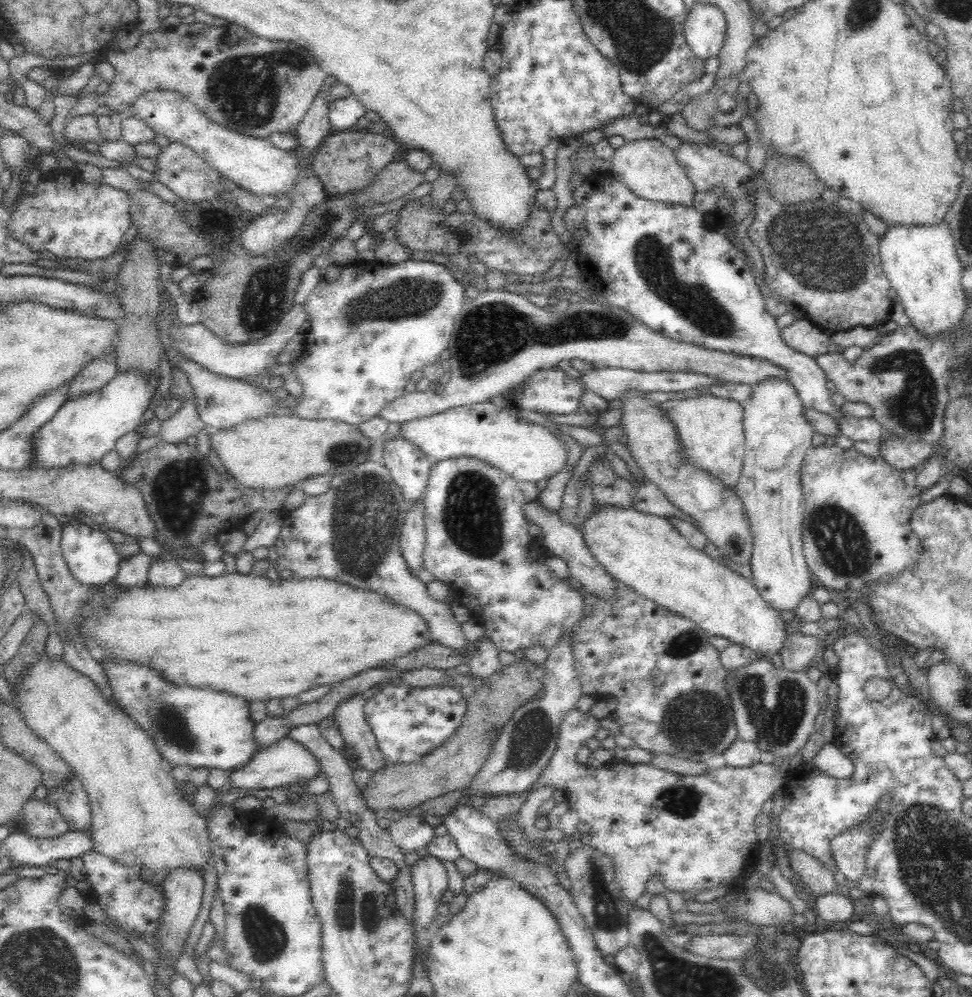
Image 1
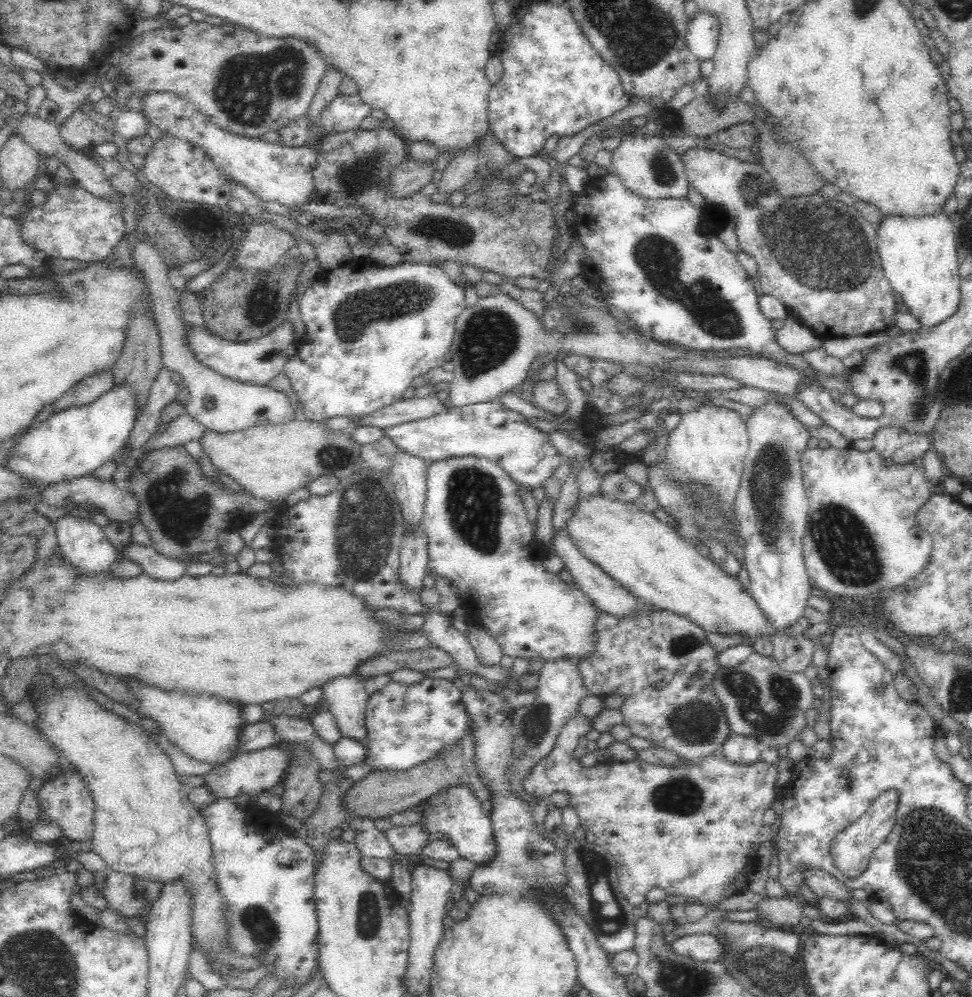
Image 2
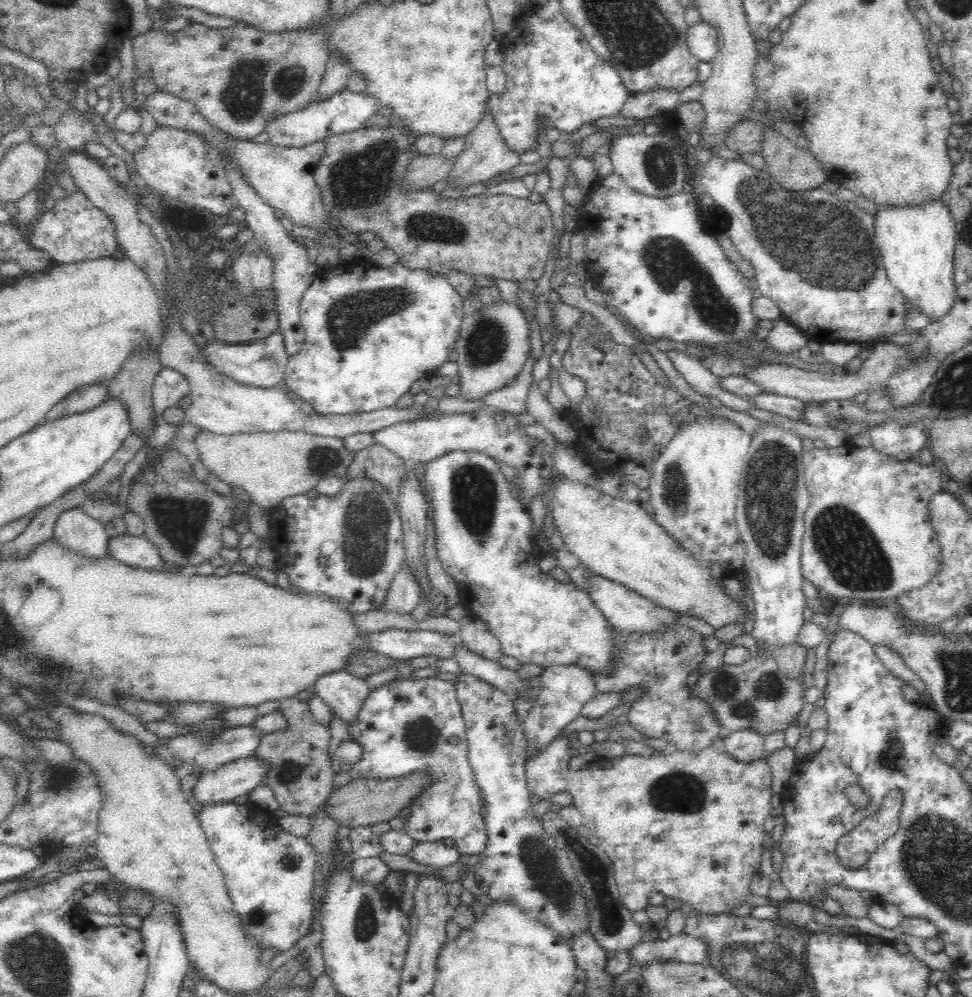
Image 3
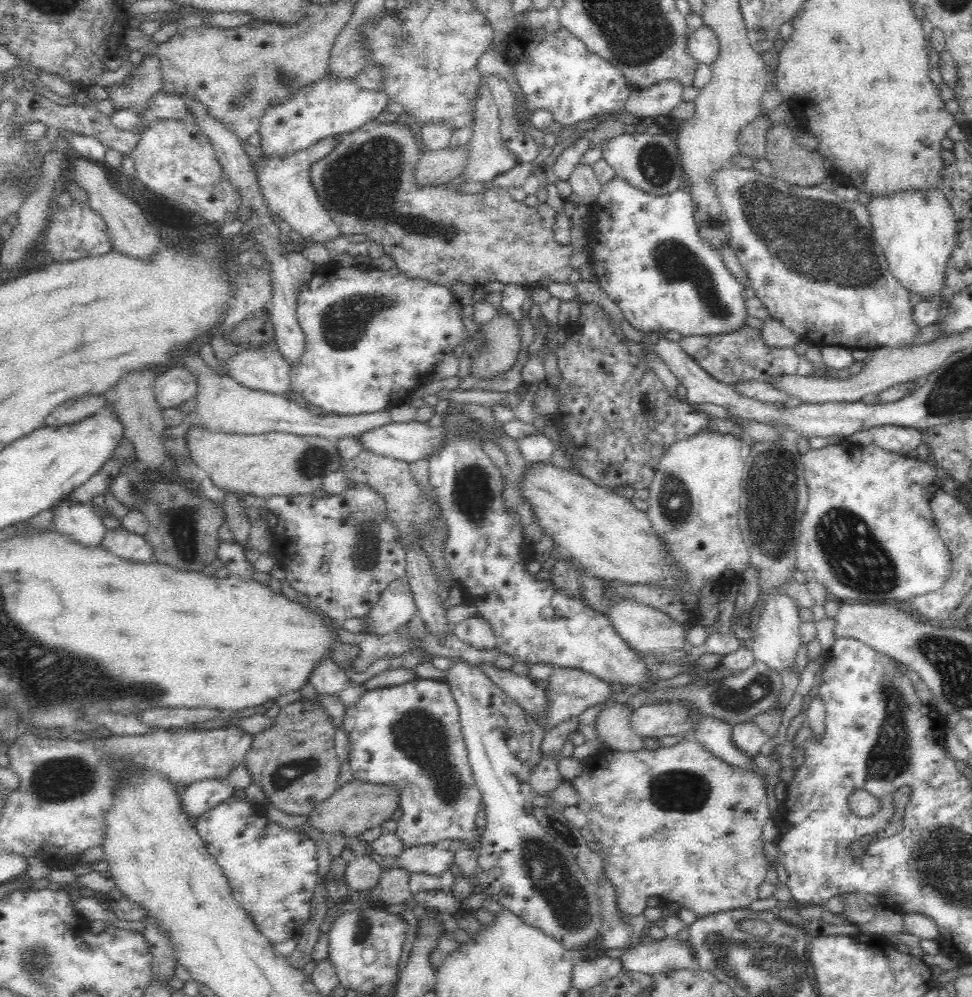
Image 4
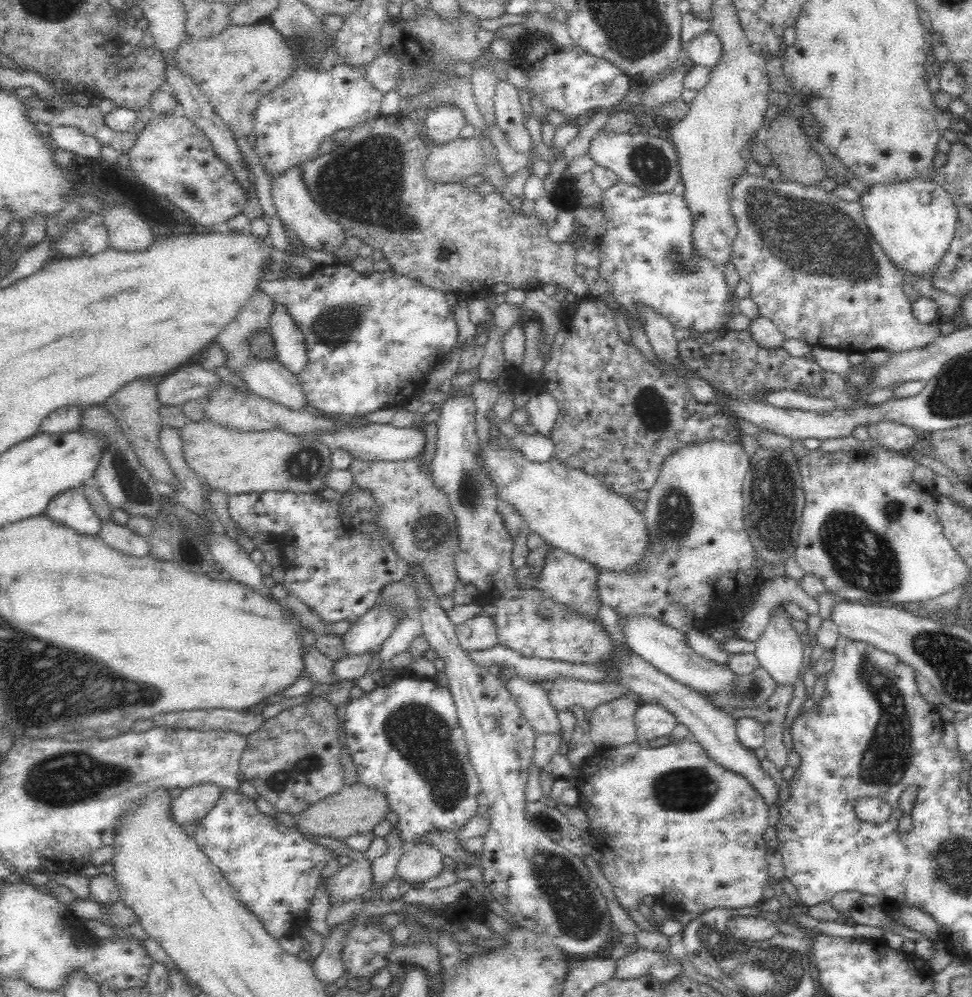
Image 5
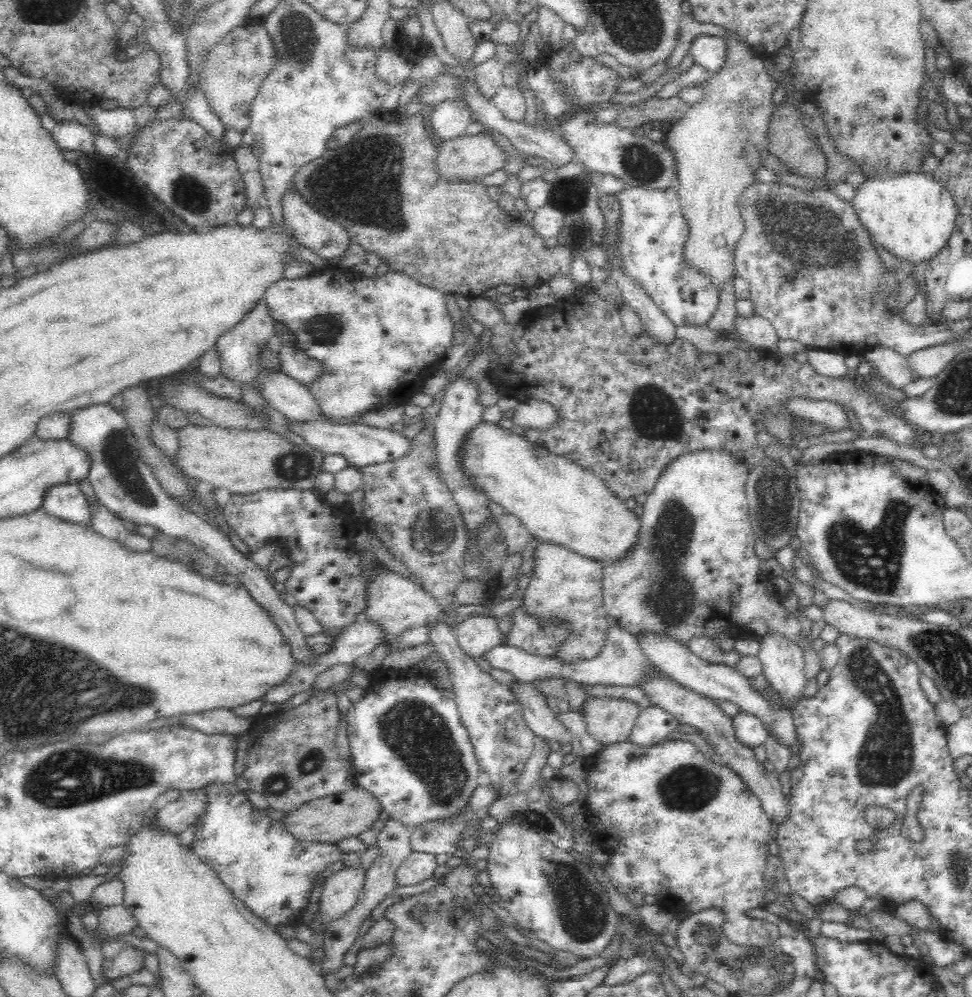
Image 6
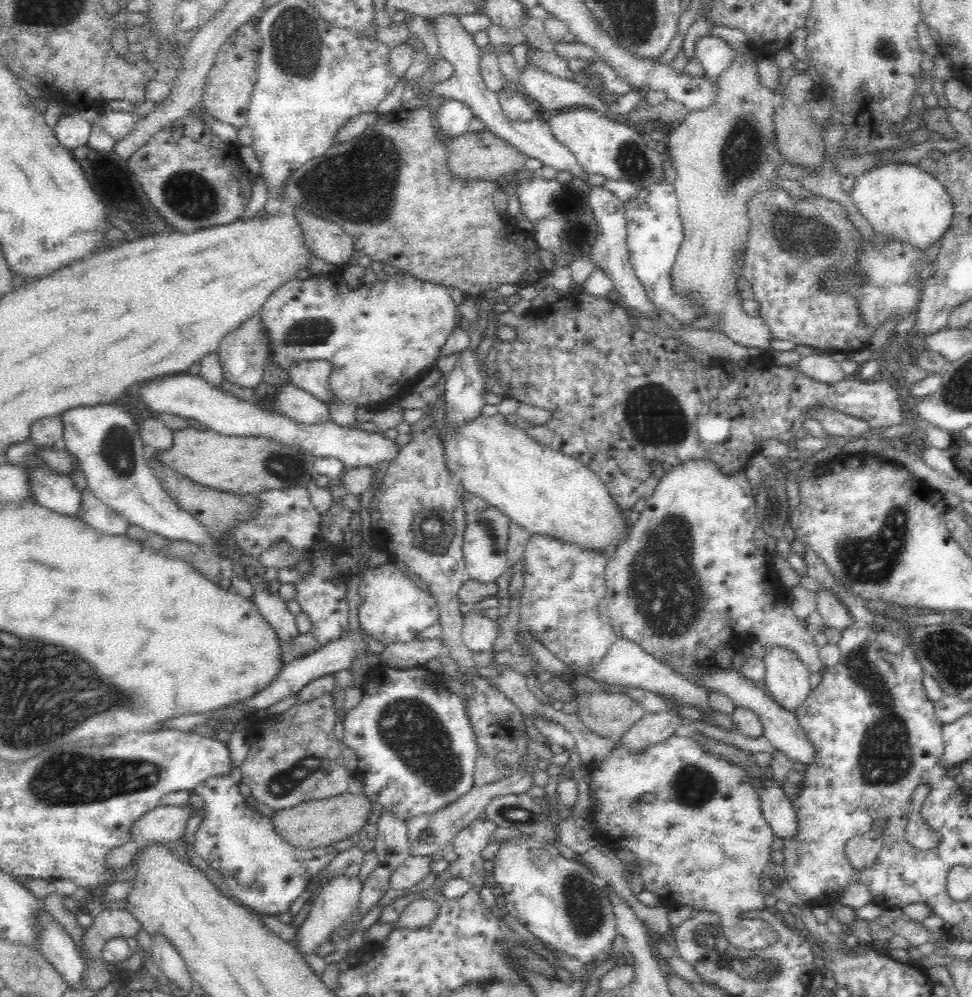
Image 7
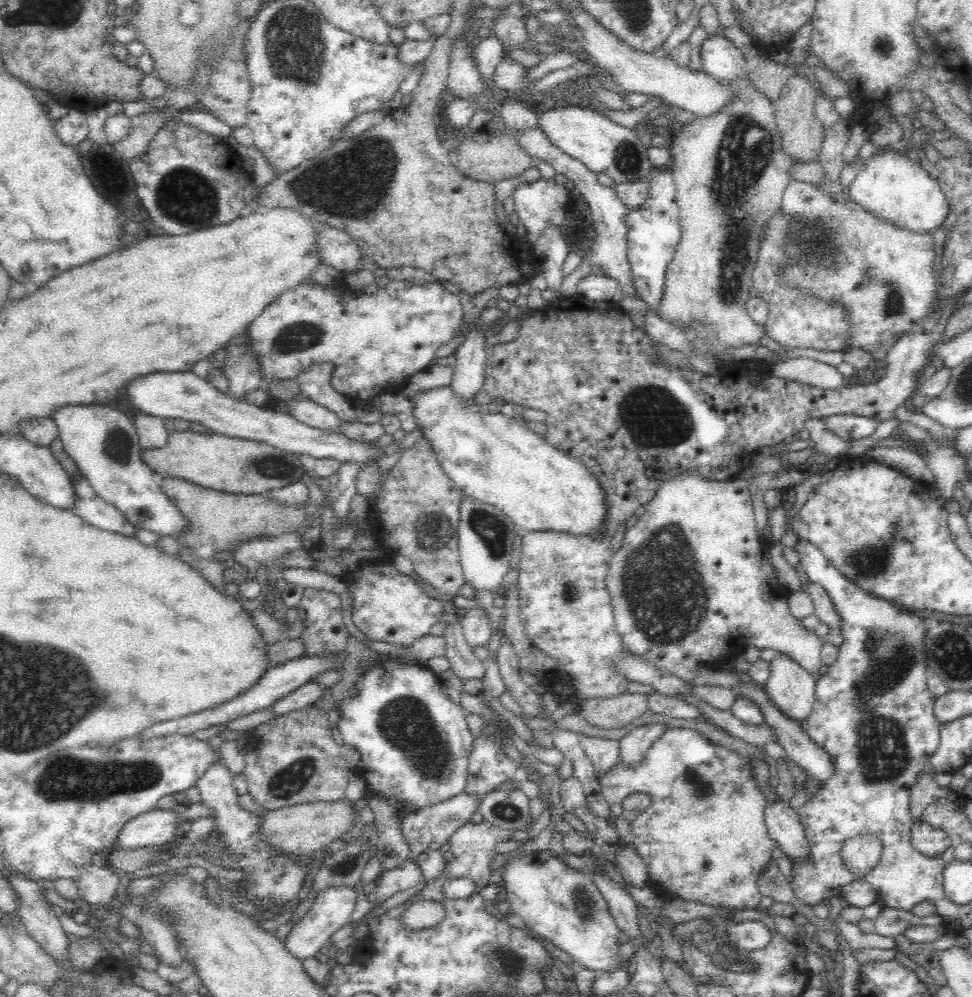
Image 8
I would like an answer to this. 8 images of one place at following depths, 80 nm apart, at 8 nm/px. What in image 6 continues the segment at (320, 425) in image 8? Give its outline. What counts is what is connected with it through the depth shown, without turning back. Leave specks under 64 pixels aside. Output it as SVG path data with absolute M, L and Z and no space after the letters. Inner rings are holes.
M261 369L254 387L270 403L270 406L282 413L288 421L308 422L324 419L324 413L322 413L318 401L312 395L311 390L299 384L296 380L290 379L282 371L278 371L278 374L276 371L270 371L267 376L267 372Z

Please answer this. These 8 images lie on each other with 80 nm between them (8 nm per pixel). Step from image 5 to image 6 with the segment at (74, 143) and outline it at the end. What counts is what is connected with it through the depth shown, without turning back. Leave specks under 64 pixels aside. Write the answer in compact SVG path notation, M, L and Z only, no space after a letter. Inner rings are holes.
M62 120L51 130L52 138L63 150L80 150L82 153L94 152L94 134L77 120Z

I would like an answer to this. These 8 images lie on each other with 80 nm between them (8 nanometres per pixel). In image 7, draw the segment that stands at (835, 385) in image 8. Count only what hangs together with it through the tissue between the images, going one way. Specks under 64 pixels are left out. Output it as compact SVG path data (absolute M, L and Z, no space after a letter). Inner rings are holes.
M808 355L787 366L789 370L798 370L803 376L823 384L836 384L849 378L840 363L830 358L830 355Z

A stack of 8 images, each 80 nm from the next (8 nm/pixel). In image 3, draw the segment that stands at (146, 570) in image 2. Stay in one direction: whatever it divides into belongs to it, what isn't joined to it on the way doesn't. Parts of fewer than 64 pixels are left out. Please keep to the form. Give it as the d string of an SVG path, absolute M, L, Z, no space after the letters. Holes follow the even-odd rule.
M123 533L108 538L107 553L116 560L139 566L140 568L151 568L152 570L183 570L178 565L166 565L162 557L158 555L157 548L144 536Z

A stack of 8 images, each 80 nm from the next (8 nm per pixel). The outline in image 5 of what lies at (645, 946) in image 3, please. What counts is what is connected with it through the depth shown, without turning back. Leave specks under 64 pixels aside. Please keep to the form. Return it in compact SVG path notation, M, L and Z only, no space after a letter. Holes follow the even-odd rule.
M635 947L634 950L618 958L612 978L628 980L642 975L650 975L659 981L670 981L680 972L680 962L675 955L662 955L658 952Z

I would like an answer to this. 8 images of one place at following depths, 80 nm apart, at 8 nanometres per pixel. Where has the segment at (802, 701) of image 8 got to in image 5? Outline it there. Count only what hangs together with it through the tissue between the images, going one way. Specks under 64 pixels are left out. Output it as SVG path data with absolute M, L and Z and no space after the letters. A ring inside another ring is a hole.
M779 605L775 607L771 611L769 624L755 642L755 656L759 660L759 666L766 670L768 675L776 681L776 686L788 685L794 687L796 682L800 680L799 675L802 672L805 639L801 633L792 629L792 625L788 621L790 618L791 615L784 608Z

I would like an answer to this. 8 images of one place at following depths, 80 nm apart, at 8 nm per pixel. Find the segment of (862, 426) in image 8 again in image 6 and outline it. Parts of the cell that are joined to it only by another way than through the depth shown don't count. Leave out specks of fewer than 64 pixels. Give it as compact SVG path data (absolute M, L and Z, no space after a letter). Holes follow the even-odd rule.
M790 398L788 411L796 418L816 422L829 432L853 430L852 424L841 406L828 400L803 400Z

